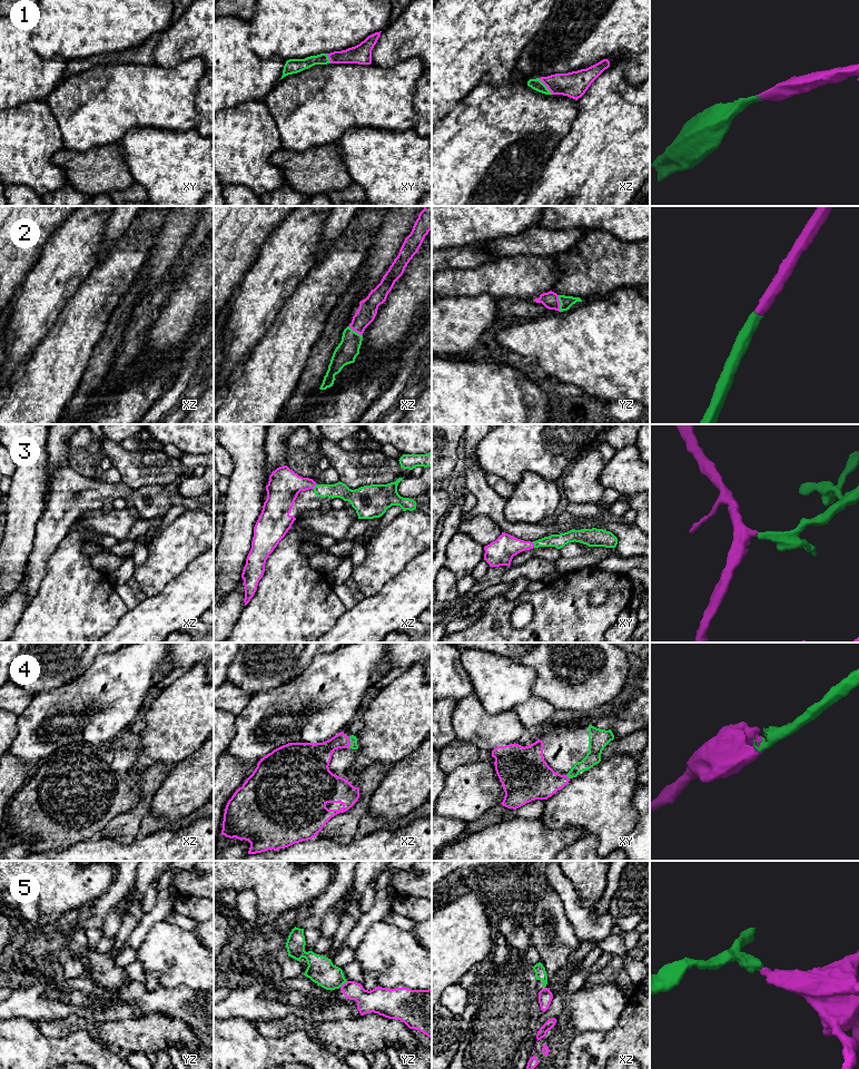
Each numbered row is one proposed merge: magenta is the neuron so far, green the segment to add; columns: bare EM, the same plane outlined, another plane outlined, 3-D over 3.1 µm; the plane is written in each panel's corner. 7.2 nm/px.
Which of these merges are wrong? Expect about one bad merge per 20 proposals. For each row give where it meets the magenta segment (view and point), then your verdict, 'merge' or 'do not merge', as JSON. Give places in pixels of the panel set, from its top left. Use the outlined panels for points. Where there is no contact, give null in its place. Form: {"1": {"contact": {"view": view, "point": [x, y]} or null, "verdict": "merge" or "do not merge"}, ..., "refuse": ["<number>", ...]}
{"1": {"contact": {"view": "xz", "point": [545, 85]}, "verdict": "merge"}, "2": {"contact": {"view": "yz", "point": [559, 303]}, "verdict": "merge"}, "3": {"contact": {"view": "xy", "point": [533, 545]}, "verdict": "merge"}, "4": {"contact": {"view": "xz", "point": [349, 743]}, "verdict": "merge"}, "5": {"contact": {"view": "yz", "point": [344, 983]}, "verdict": "merge"}, "refuse": []}

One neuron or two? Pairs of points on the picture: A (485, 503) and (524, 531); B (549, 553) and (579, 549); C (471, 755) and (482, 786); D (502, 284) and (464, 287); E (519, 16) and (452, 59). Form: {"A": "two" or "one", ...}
{"A": "one", "B": "two", "C": "two", "D": "one", "E": "one"}

